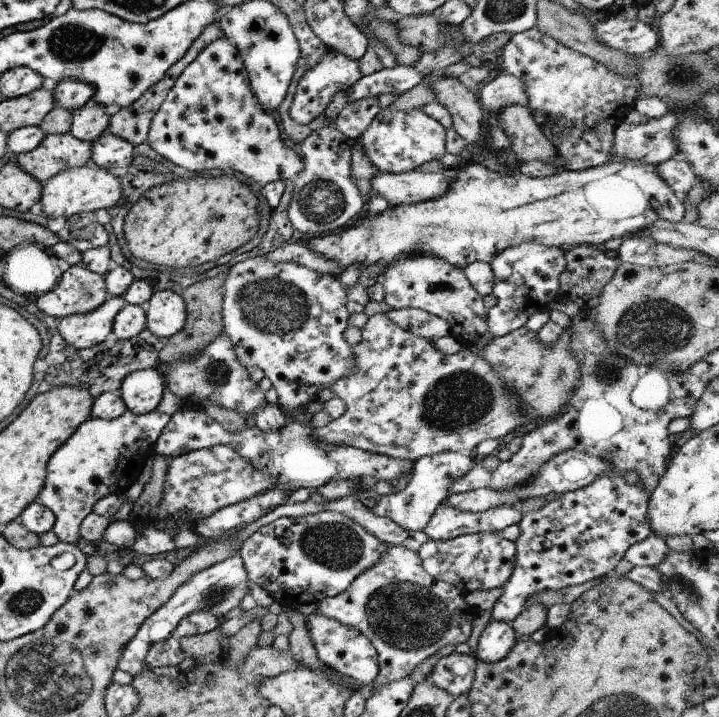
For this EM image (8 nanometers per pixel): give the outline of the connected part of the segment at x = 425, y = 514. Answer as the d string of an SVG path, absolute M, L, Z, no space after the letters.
M446 451L419 458L412 464L412 472L401 491L391 495L381 495L373 508L368 509L371 515L389 518L394 524L407 531L423 531L433 512L447 498L450 483L463 477L473 466L475 457L472 454Z

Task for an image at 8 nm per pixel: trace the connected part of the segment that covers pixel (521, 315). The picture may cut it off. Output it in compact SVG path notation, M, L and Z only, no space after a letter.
M534 241L505 248L488 263L493 274L492 295L495 306L485 313L493 337L501 337L522 328L535 312L546 311L558 297L559 276L565 269L564 248L546 246Z

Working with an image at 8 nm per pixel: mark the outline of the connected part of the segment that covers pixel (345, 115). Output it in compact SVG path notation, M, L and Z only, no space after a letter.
M375 97L347 103L333 124L343 137L354 141L362 137L362 133L369 127L380 110Z

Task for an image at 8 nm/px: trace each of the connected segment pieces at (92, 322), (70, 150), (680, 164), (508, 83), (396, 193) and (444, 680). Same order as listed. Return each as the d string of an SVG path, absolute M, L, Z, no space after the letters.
M108 296L105 302L103 302L98 308L95 308L92 312L64 317L61 320L53 322L52 326L57 328L56 333L58 336L61 336L63 342L73 347L74 350L87 349L104 342L107 334L112 332L113 318L124 305L126 305L126 303L121 297Z
M71 134L45 135L40 144L27 153L18 153L13 162L41 186L65 168L84 166L90 161L90 144L73 138Z
M679 154L654 166L656 174L677 196L684 196L697 181Z
M503 71L495 72L495 78L490 82L484 83L476 91L478 102L485 116L497 112L505 104L522 105L526 107L526 95L523 84L518 78L506 74Z
M418 169L405 173L376 172L372 189L389 204L413 205L427 200L441 199L452 186L454 173L444 169L436 174L425 174Z
M455 652L441 658L427 676L432 686L447 692L453 699L466 695L474 678L477 660Z

